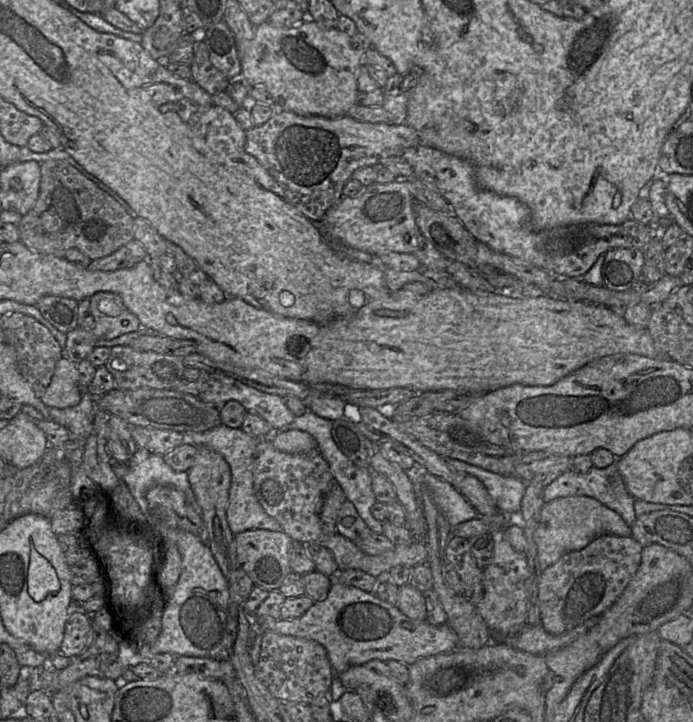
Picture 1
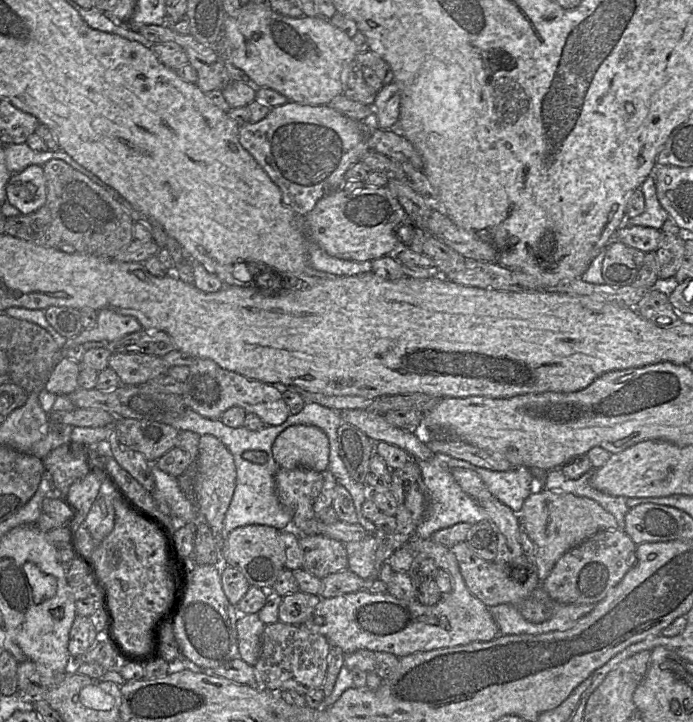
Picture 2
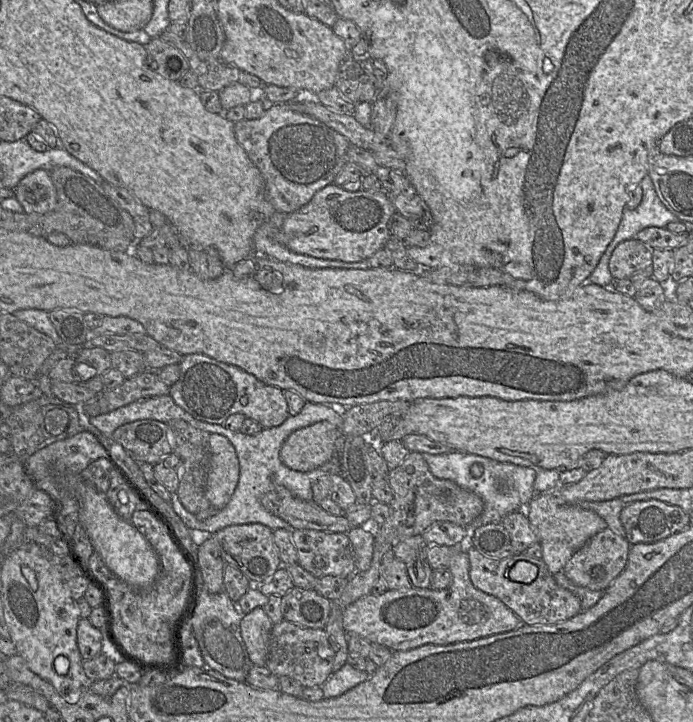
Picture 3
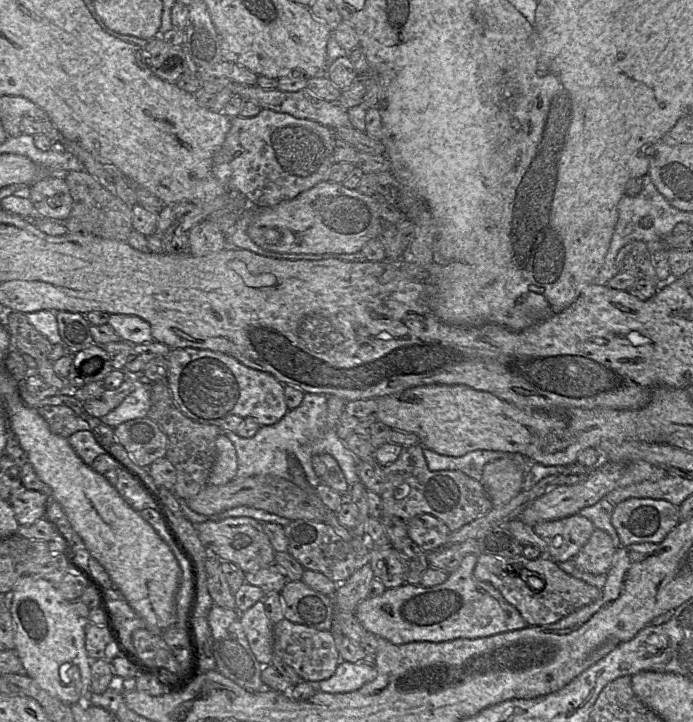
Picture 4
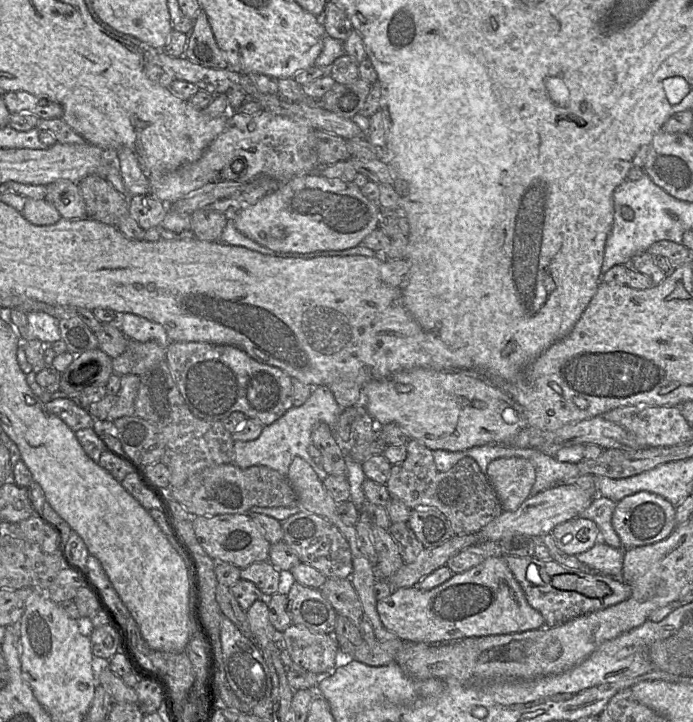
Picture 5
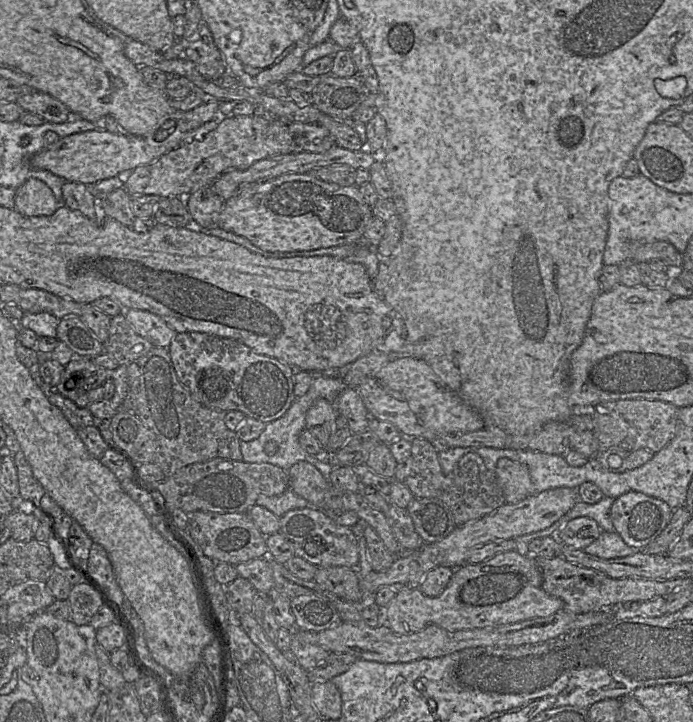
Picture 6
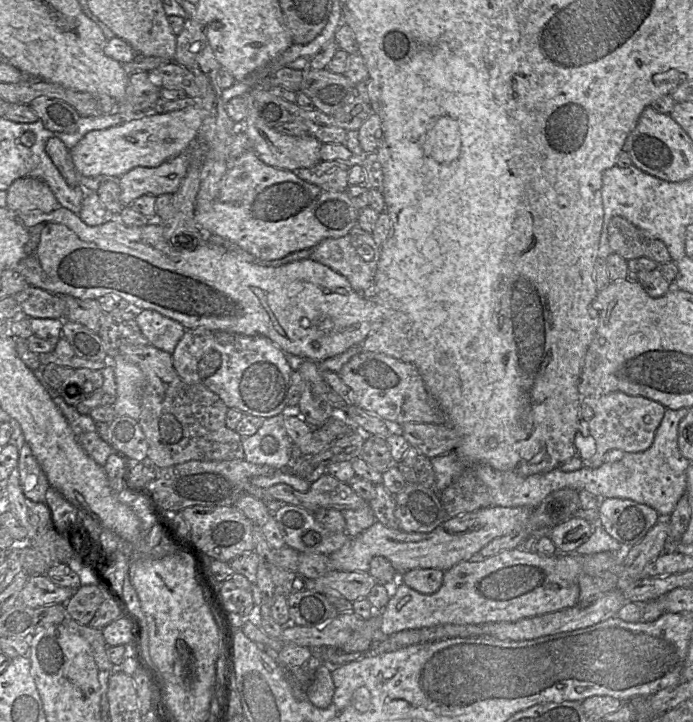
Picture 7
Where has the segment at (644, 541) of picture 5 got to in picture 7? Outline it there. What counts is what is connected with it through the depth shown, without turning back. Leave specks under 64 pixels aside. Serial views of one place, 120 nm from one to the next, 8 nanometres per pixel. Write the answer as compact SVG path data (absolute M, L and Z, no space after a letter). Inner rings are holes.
M604 498L598 513L607 533L629 547L661 519L652 507L627 498Z

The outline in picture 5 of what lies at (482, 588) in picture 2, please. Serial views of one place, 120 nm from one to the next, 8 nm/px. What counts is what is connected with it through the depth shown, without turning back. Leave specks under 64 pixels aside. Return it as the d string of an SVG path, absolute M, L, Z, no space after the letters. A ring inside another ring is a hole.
M501 556L510 569L516 581L522 586L526 600L542 616L542 627L555 625L566 620L607 608L626 600L631 594L628 584L619 578L589 571L582 572L577 568L570 568L561 565L554 560L543 561L531 556ZM574 573L588 580L599 580L607 584L609 593L600 598L587 597L576 591L560 590L551 586L551 579L557 574Z

